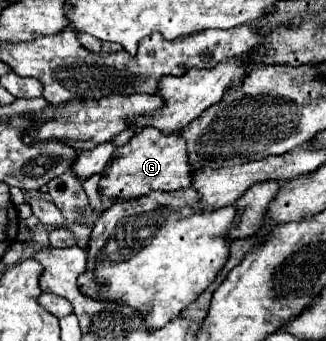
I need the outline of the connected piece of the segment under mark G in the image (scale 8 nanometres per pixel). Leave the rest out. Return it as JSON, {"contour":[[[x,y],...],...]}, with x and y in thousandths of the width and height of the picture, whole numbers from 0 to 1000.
{"contour":[[[460,372],[423,384],[387,425],[368,431],[368,449],[344,460],[344,484],[319,496],[301,560],[350,589],[368,584],[405,589],[466,560],[546,560],[583,543],[589,543],[589,490],[577,478],[571,419],[552,402],[552,390],[503,396],[485,378]]]}

